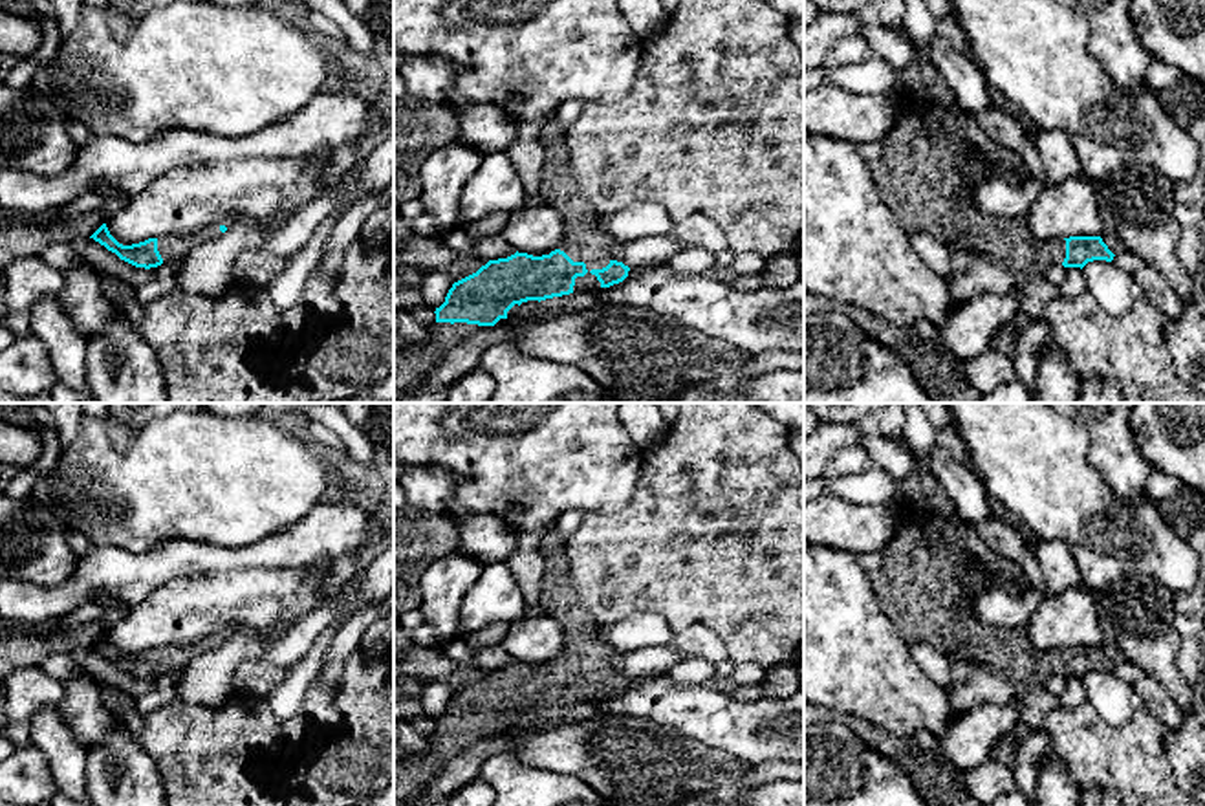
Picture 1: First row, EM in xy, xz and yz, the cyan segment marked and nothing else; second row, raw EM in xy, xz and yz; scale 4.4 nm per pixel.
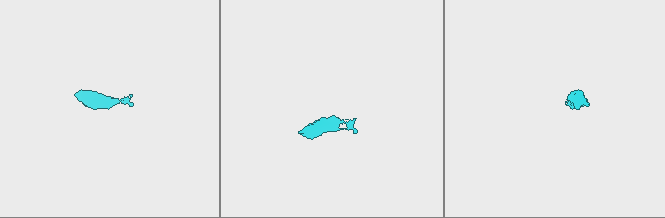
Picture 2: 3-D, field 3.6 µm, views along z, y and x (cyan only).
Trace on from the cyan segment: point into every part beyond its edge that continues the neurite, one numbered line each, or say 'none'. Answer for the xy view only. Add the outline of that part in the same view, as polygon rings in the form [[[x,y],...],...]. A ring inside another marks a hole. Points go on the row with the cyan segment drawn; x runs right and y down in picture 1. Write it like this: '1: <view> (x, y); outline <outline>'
1: xy (173, 248); outline [[[212,223],[203,229],[196,229],[190,234],[167,234],[157,238],[157,251],[163,258],[163,262],[178,262],[183,260],[185,255],[200,244],[212,242],[220,238],[223,233],[220,227],[227,223]]]

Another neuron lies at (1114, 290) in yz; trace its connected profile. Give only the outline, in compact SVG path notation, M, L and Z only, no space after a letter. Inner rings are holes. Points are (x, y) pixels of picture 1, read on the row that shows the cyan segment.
M1093 260L1082 267L1086 291L1110 315L1124 315L1143 299L1143 288L1135 282L1134 273L1121 271L1113 262Z

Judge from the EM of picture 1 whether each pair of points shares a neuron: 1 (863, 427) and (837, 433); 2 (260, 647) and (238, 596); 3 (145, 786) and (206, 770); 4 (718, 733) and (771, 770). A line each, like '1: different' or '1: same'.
1: same
2: different
3: different
4: different

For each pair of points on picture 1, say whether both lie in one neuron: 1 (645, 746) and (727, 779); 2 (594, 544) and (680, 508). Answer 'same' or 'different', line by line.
1: different
2: same

